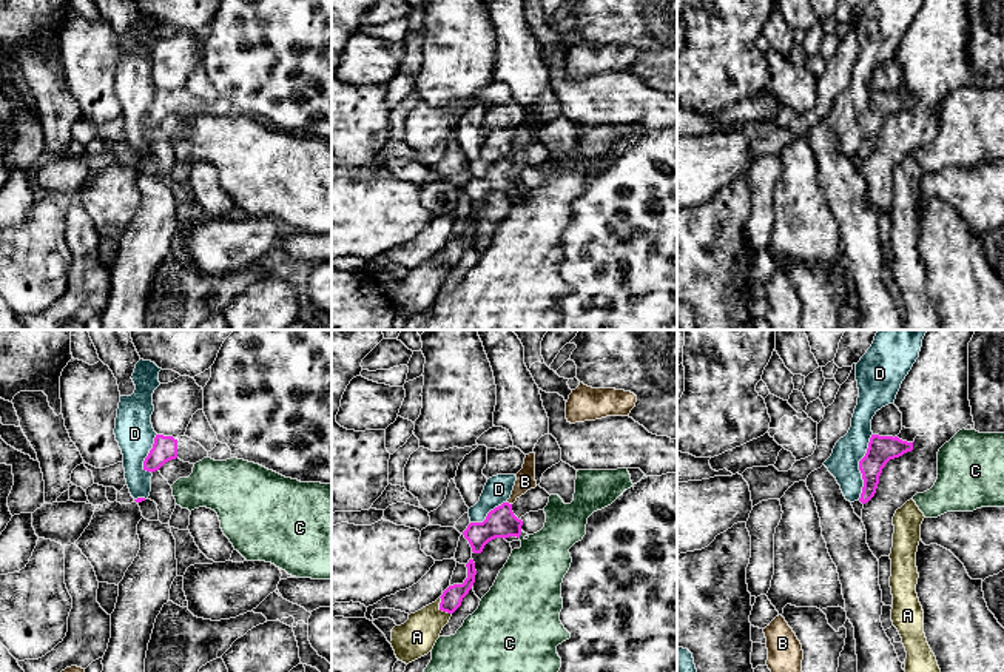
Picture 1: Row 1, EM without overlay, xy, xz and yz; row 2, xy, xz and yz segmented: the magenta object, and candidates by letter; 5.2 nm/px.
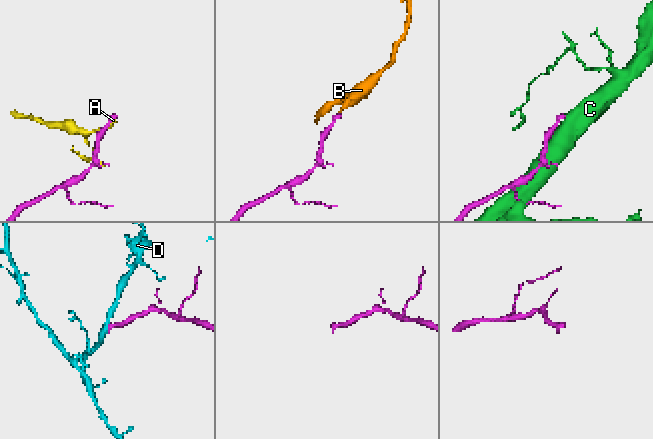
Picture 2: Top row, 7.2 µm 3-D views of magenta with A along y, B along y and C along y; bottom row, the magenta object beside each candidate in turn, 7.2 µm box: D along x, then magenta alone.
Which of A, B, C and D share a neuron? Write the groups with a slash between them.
A / B / C / D

